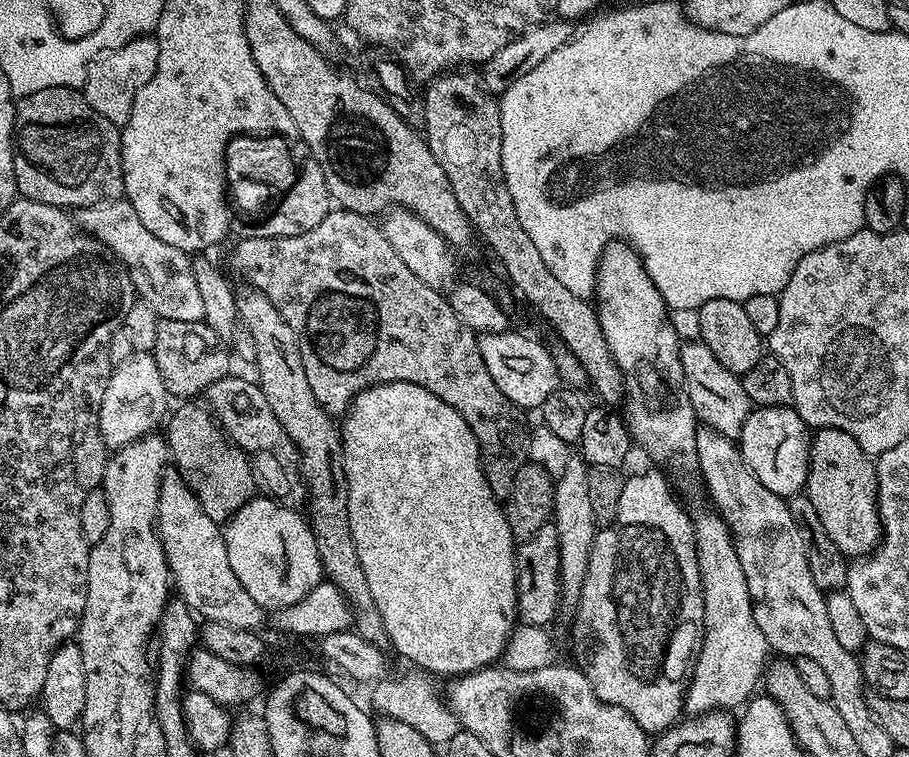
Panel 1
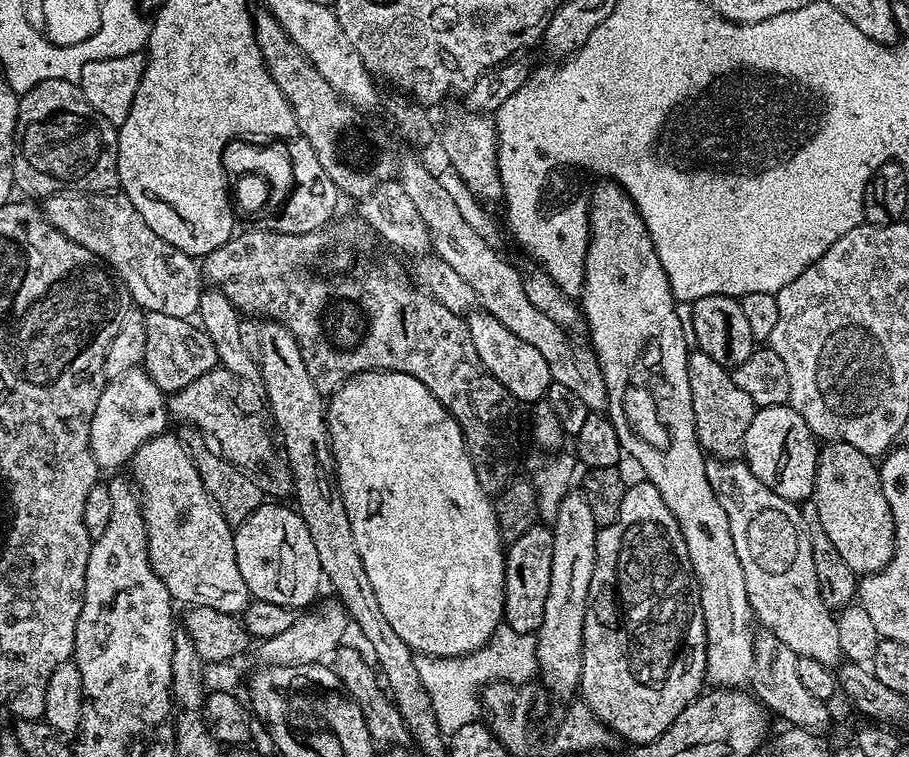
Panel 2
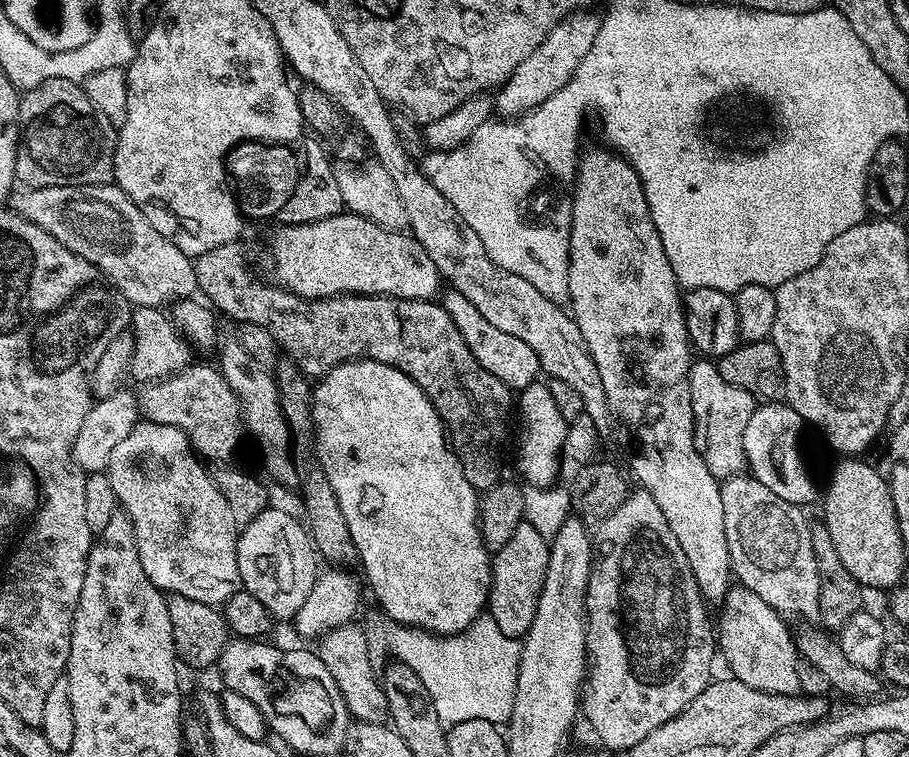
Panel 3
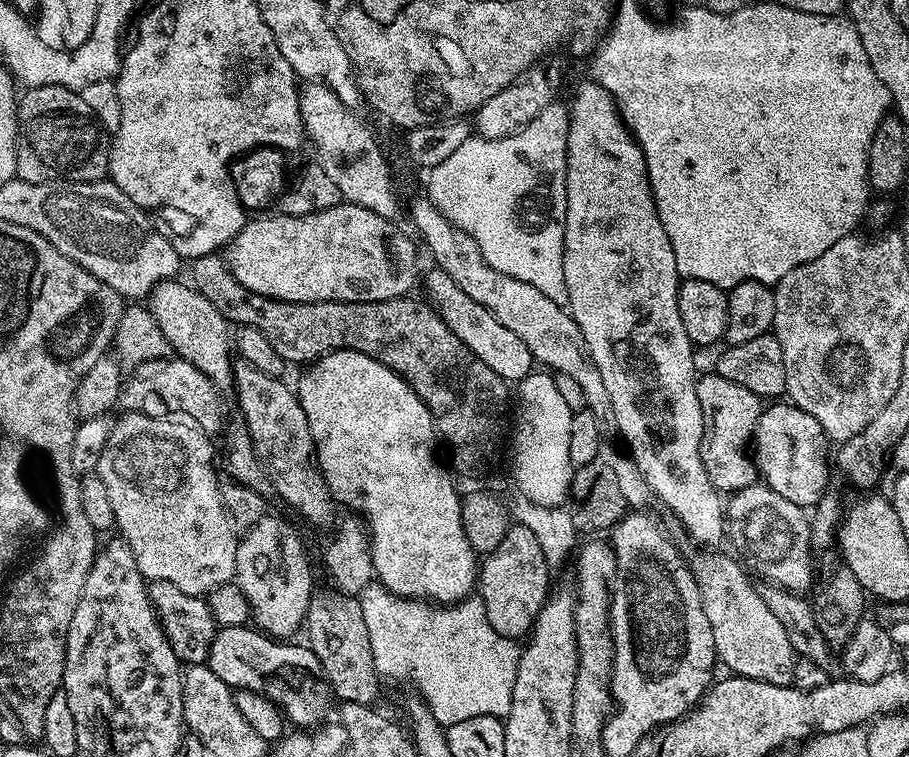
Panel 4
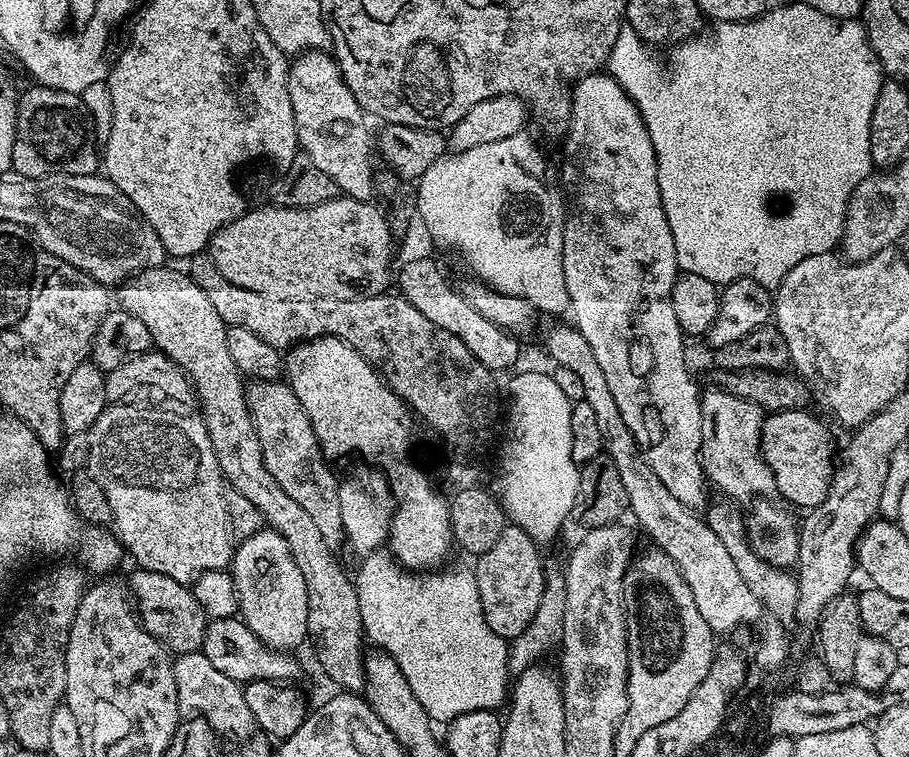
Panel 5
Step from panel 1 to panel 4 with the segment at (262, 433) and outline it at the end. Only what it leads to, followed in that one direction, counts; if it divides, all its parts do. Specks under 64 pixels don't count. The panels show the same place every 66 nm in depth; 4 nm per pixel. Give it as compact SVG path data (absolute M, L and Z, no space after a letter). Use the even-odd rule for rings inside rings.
M165 358L142 362L142 366L138 366L129 376L132 377L123 381L119 399L119 403L125 404L123 407L127 411L141 412L147 416L175 414L187 418L209 438L219 437L225 431L226 415L224 416L224 404L220 401L221 389L216 388L214 382L210 382L210 378L206 378L206 374L198 370L198 366L179 358Z

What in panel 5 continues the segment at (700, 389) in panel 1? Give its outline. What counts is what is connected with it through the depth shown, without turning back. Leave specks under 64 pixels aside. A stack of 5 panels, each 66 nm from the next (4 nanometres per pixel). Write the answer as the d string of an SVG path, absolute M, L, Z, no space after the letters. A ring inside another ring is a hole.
M719 386L713 389L713 392L705 391L700 397L700 465L707 483L712 486L717 484L725 492L721 492L725 497L736 502L751 501L775 493L774 474L764 461L764 451L760 449L760 435L766 419L764 409L746 398L738 398L738 394L725 392Z

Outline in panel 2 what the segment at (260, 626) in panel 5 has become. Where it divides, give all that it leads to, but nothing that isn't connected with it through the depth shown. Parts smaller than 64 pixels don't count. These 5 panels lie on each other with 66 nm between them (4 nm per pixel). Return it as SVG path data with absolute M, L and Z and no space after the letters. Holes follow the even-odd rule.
M265 502L261 504L246 522L242 522L240 527L234 532L234 554L238 558L238 570L246 582L249 593L255 599L274 602L283 608L293 610L304 610L307 605L320 592L322 588L322 573L318 554L314 550L314 542L310 539L310 530L306 530L306 522L302 522L300 513L295 507L283 508L280 502Z

